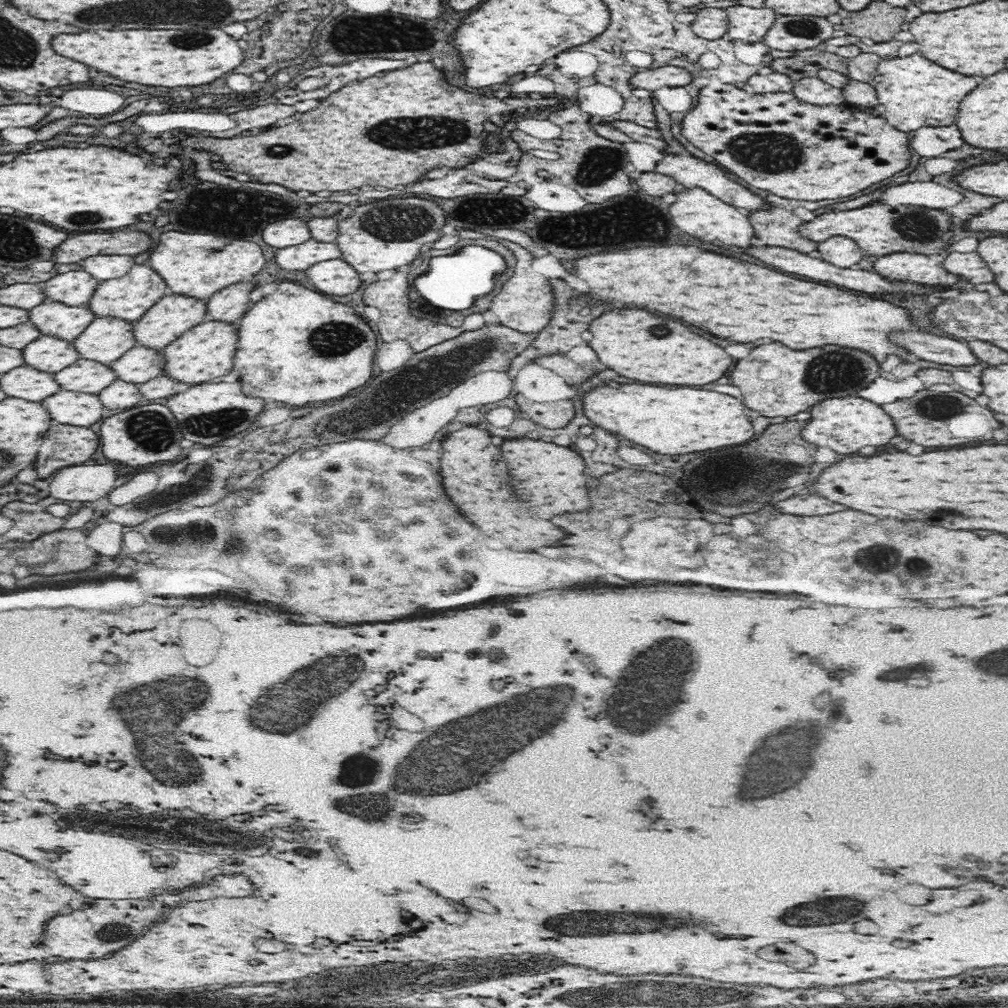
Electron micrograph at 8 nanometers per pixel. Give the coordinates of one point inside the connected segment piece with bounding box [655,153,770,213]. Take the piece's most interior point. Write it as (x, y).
(690, 171)

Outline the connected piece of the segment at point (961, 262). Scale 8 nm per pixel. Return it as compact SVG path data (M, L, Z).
M952 252L947 255L945 264L948 272L962 276L964 280L972 284L994 282L994 274L990 272L990 268L984 264L984 260L976 252L968 252L968 254Z

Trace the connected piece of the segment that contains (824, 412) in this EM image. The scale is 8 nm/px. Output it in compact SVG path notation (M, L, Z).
M828 398L812 406L810 412L812 418L802 430L804 440L816 446L832 448L840 454L852 454L864 446L884 446L894 436L898 436L892 418L880 406L864 398Z

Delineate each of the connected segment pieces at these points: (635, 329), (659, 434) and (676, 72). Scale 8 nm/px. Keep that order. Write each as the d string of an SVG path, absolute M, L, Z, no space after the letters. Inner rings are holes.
M616 308L590 324L592 340L589 345L596 350L598 360L626 378L654 384L678 384L678 386L702 386L716 382L732 366L732 358L716 344L694 334L680 322L668 316L656 316L646 310ZM662 326L668 330L664 336L656 336L654 330Z
M618 384L618 388L603 385L584 395L583 412L602 429L670 456L742 444L754 436L744 404L738 398L714 390L652 384Z
M679 66L642 69L630 78L630 84L633 88L644 88L644 90L651 91L662 87L684 87L690 82L692 82L692 73Z

